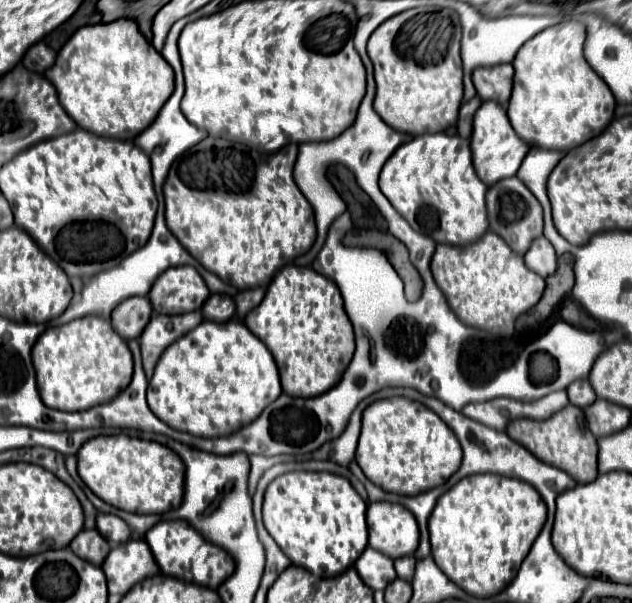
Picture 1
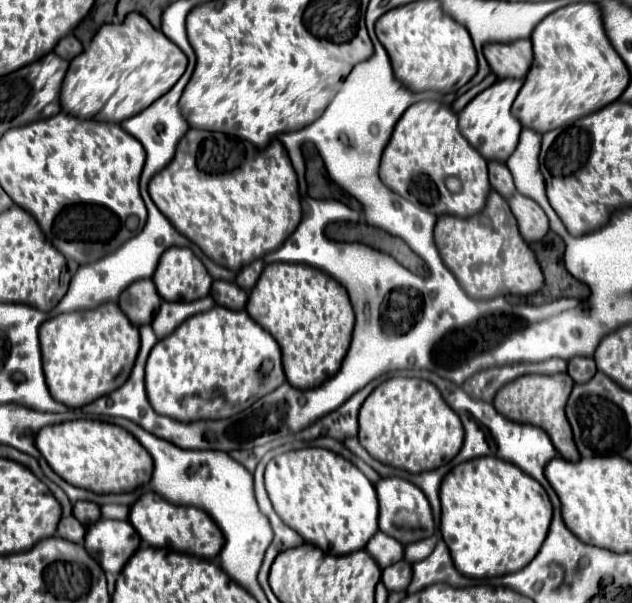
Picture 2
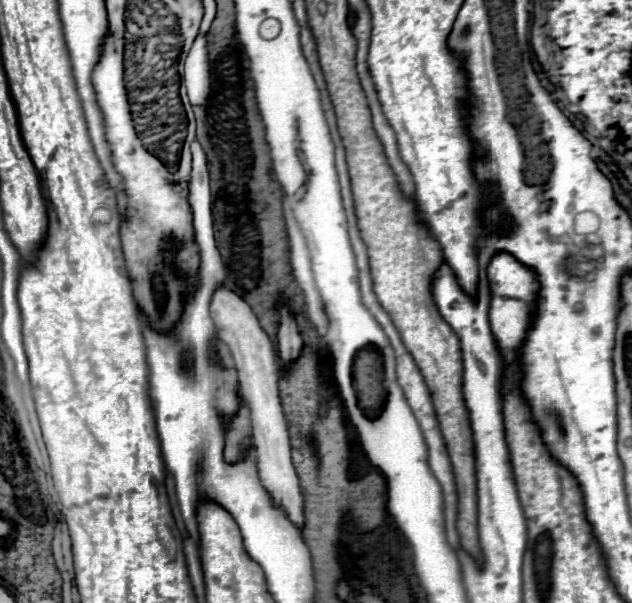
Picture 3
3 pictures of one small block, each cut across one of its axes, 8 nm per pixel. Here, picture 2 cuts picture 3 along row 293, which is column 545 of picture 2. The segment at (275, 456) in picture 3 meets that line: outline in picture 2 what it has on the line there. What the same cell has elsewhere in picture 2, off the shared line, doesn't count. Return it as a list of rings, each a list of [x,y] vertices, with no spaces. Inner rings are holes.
[[[516,192],[508,200],[508,204],[512,208],[512,214],[518,220],[520,234],[522,234],[522,238],[526,242],[536,242],[536,240],[542,240],[546,236],[546,232],[548,232],[548,218],[546,218],[544,210],[532,198],[526,198],[526,196]]]

